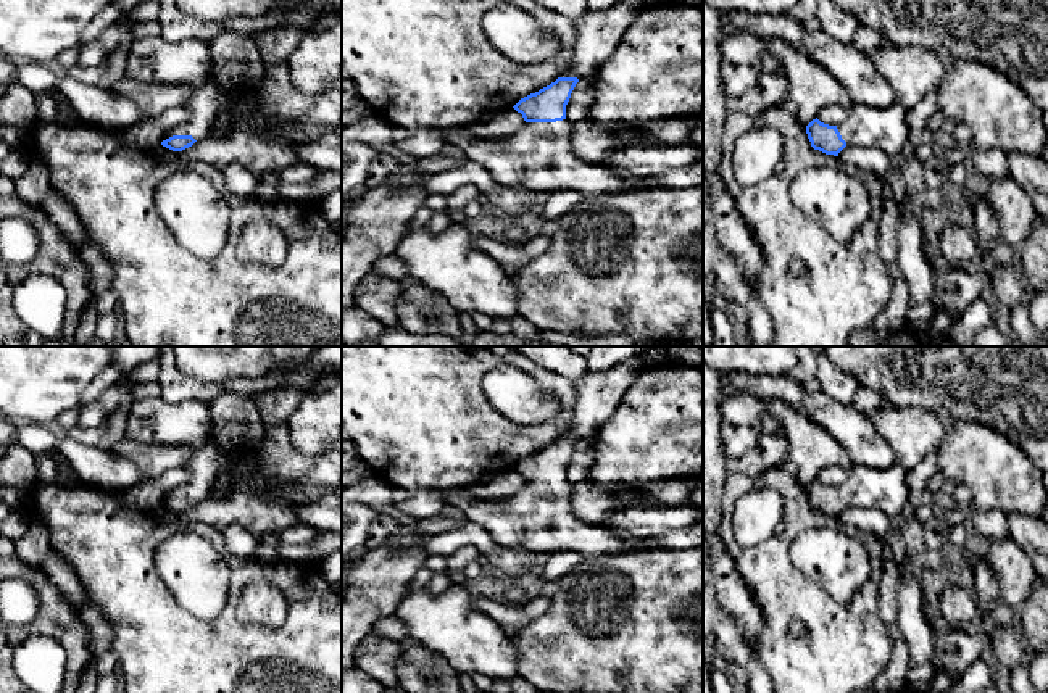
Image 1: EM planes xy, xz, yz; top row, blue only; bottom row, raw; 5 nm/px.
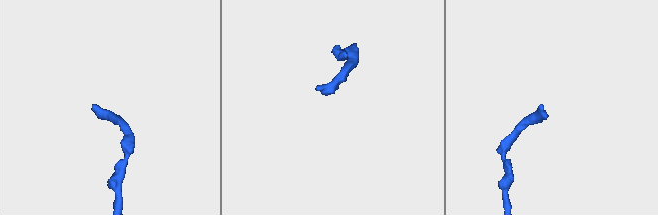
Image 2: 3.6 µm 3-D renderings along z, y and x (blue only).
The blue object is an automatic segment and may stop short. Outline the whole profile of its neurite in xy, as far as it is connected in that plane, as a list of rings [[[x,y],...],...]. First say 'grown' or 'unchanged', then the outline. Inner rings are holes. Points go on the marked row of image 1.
grown; [[[208,82],[197,89],[184,105],[189,118],[163,131],[161,145],[182,151],[195,142],[208,139],[224,103],[224,90],[216,82]]]

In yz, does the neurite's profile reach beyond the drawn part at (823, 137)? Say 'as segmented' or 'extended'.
extended

